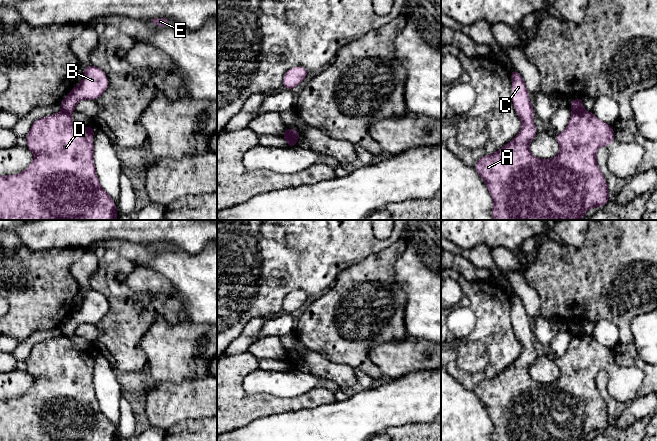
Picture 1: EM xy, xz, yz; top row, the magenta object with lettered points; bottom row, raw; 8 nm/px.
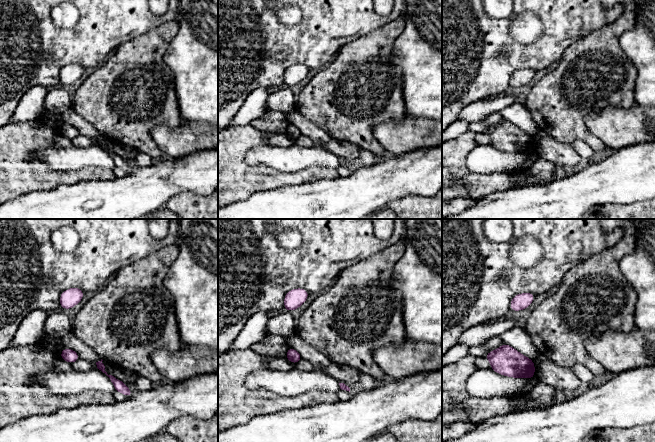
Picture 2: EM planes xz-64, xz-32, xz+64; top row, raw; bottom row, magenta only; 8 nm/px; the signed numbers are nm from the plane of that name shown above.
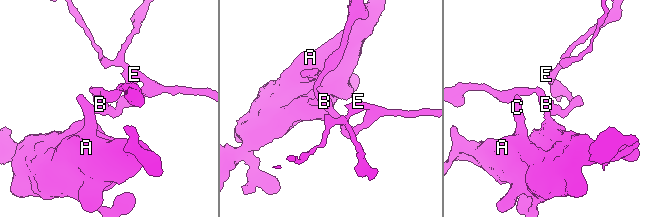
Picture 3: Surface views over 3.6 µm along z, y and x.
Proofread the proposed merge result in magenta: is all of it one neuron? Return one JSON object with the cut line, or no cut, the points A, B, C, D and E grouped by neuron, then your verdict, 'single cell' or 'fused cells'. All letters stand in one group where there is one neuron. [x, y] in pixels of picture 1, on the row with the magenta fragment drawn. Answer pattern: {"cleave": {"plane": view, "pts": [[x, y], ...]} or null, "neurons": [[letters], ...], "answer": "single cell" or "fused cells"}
{"cleave": {"plane": "xz", "pts": [[287, 129], [291, 136], [297, 138]]}, "neurons": [["A", "C", "D"], ["B", "E"]], "answer": "fused cells"}

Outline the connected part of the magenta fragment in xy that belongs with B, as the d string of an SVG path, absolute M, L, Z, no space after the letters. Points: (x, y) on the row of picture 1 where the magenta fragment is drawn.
M88 65L84 69L84 76L81 84L74 86L71 92L59 103L62 111L72 113L75 111L76 105L80 100L99 98L108 87L108 79L103 70Z

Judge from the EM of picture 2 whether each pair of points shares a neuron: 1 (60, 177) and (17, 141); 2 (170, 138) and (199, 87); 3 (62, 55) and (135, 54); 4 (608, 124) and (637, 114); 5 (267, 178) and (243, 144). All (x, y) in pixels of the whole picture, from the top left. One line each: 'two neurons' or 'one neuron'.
1: one neuron
2: two neurons
3: two neurons
4: one neuron
5: one neuron

